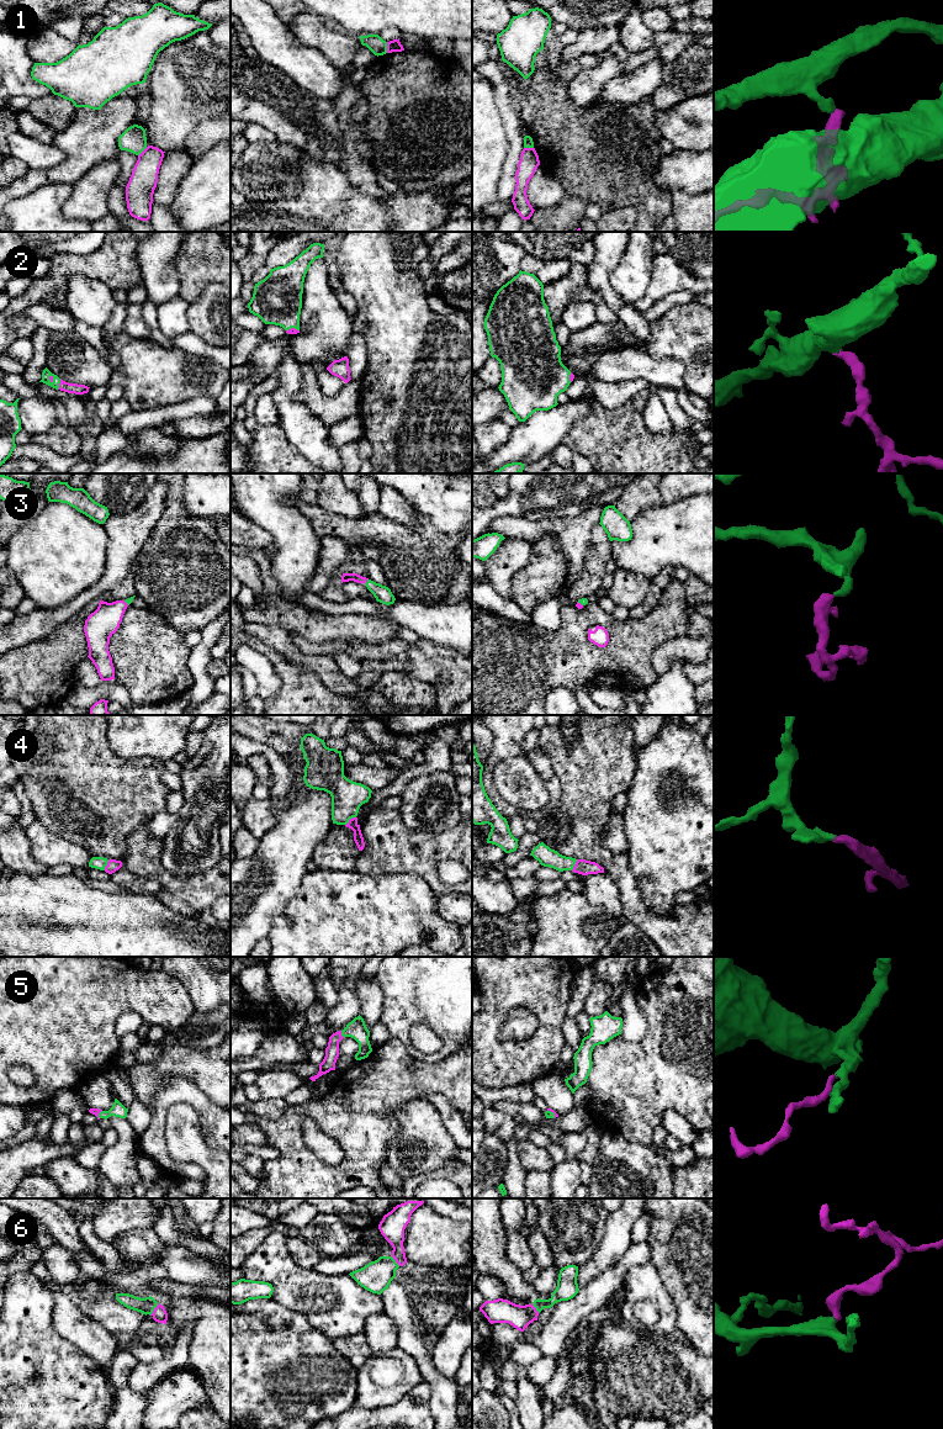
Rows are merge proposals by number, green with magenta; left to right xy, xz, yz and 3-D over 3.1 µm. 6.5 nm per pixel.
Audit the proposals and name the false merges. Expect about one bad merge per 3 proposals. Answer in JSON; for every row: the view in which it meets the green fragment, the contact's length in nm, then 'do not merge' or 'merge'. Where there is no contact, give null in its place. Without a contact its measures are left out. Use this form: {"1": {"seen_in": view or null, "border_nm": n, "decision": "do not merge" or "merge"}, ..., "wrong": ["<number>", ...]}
{"1": {"seen_in": "xz", "border_nm": 70, "decision": "do not merge"}, "2": {"seen_in": "xy", "border_nm": 80, "decision": "merge"}, "3": {"seen_in": "xz", "border_nm": 40, "decision": "merge"}, "4": {"seen_in": "xz", "border_nm": 90, "decision": "merge"}, "5": {"seen_in": "xz", "border_nm": 50, "decision": "merge"}, "6": {"seen_in": "xy", "border_nm": 90, "decision": "merge"}, "wrong": ["1"]}

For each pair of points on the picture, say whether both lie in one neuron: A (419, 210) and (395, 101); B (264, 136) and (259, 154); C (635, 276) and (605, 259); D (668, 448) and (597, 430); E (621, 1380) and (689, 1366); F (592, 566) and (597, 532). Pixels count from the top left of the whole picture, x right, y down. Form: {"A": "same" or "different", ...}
{"A": "different", "B": "different", "C": "different", "D": "same", "E": "same", "F": "same"}

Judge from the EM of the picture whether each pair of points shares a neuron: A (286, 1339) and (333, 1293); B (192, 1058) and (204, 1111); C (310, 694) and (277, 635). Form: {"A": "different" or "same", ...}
{"A": "different", "B": "different", "C": "different"}

